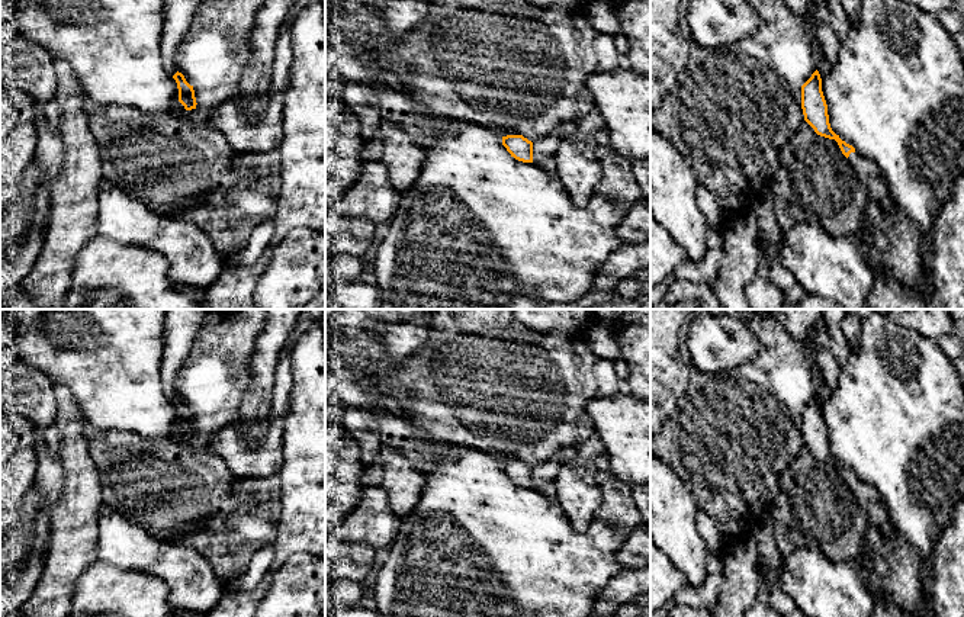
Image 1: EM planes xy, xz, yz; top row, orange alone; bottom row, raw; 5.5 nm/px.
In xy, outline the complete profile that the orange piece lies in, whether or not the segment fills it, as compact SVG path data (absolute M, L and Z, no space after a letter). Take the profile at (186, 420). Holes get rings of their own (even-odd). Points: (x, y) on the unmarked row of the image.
M167 309L166 314L166 348L161 367L163 389L176 405L179 427L186 436L196 434L193 411L179 396L176 386L177 373L192 350L197 328L211 309Z

